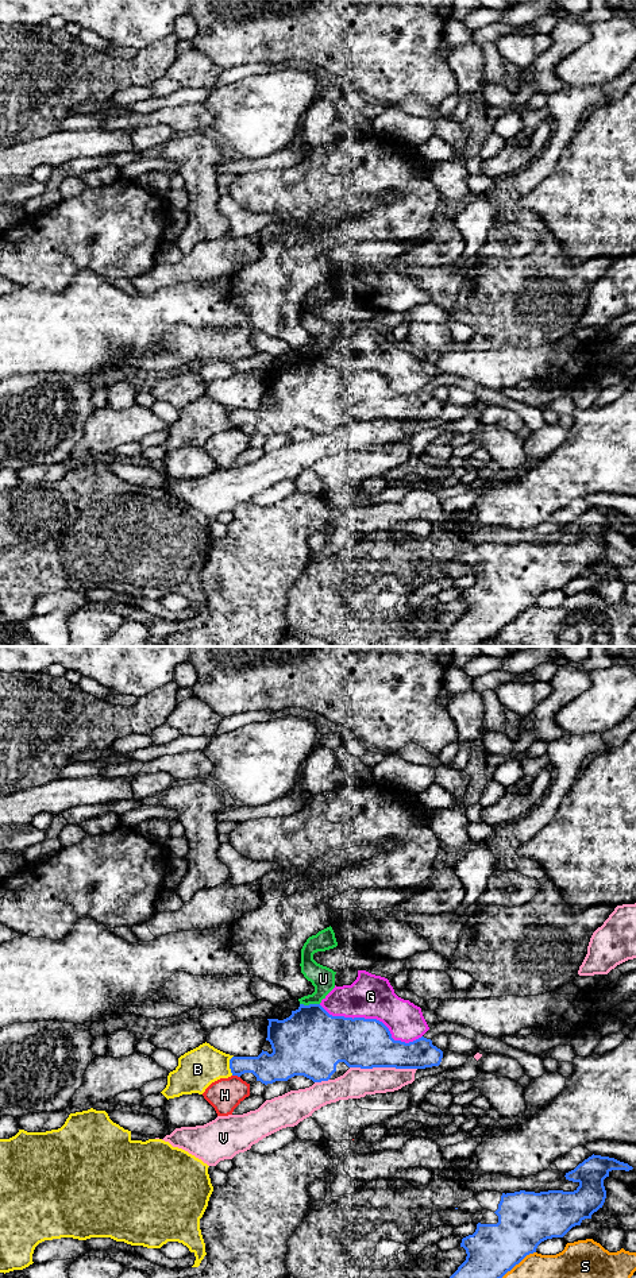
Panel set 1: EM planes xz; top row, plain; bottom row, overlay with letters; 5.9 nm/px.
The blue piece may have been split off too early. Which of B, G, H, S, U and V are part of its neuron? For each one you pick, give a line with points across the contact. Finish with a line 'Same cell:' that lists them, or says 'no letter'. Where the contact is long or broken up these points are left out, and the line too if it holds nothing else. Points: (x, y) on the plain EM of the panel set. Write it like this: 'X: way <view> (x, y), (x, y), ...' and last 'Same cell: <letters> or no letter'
Same cell: no letter

